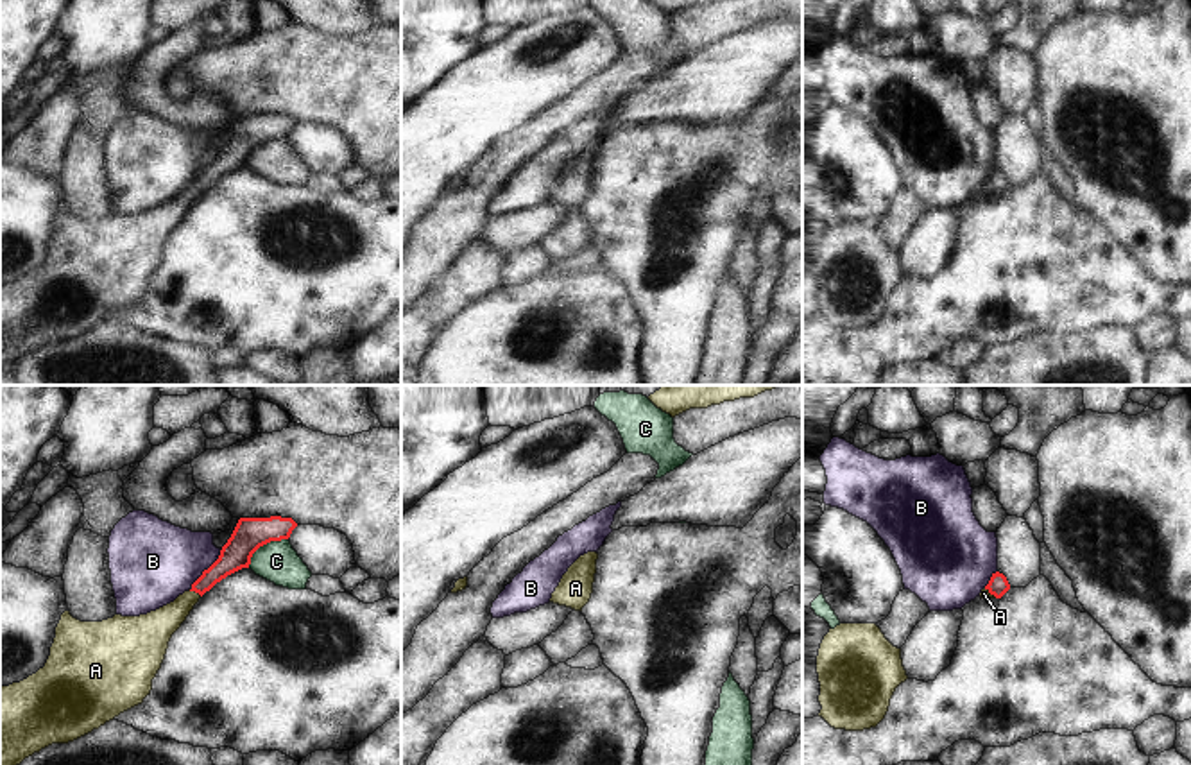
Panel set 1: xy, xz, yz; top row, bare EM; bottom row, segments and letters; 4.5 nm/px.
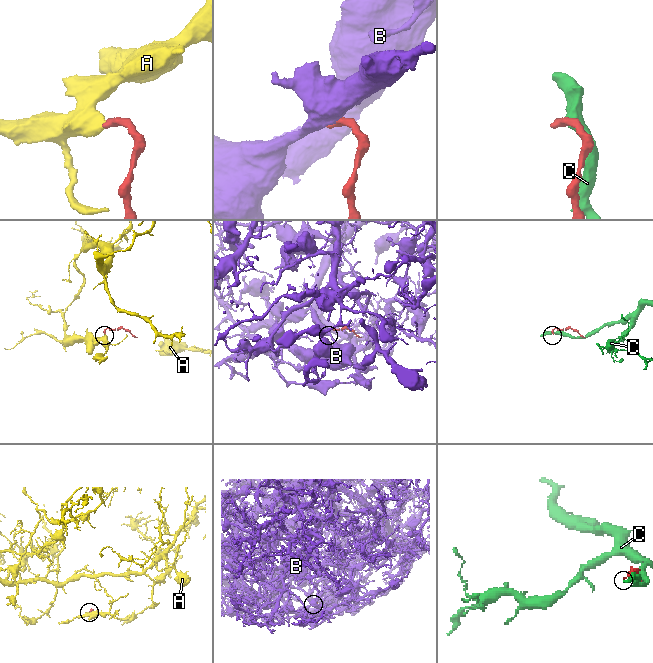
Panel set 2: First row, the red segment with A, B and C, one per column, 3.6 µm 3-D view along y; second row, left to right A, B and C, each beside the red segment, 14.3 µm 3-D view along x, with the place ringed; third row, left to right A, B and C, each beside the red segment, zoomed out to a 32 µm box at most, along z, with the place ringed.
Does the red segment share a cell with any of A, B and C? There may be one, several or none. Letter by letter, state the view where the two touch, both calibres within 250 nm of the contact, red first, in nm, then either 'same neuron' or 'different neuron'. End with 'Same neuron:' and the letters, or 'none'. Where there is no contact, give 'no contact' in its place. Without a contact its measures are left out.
A: xy | 140/160 nm | same neuron
B: xy | 140/380 nm | different neuron
C: xy | 150/190 nm | different neuron
Same neuron: A

